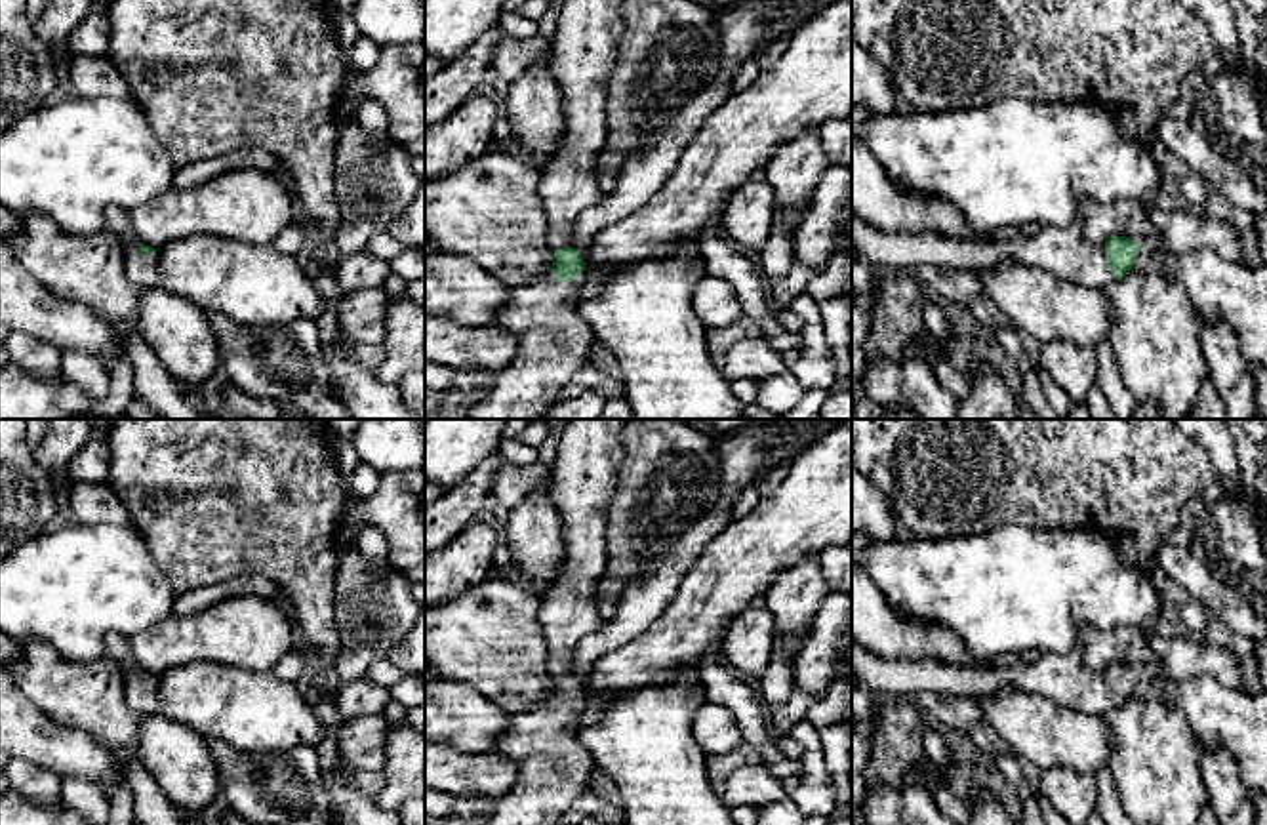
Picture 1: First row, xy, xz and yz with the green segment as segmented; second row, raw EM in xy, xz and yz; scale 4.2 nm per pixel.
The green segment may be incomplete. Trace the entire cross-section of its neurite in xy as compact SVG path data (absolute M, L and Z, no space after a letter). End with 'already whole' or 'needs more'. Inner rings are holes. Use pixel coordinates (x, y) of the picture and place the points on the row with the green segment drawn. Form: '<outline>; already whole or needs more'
M111 206L107 225L114 232L126 250L126 274L128 278L149 290L160 282L160 255L158 250L145 246L133 234L130 217L122 208Z; needs more

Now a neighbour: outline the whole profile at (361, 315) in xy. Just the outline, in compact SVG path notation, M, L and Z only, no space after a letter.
M383 286L332 297L332 335L379 345L385 337L385 320L391 295Z

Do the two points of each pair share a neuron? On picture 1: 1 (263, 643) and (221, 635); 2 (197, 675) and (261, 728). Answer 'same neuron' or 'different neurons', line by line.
1: same neuron
2: same neuron

